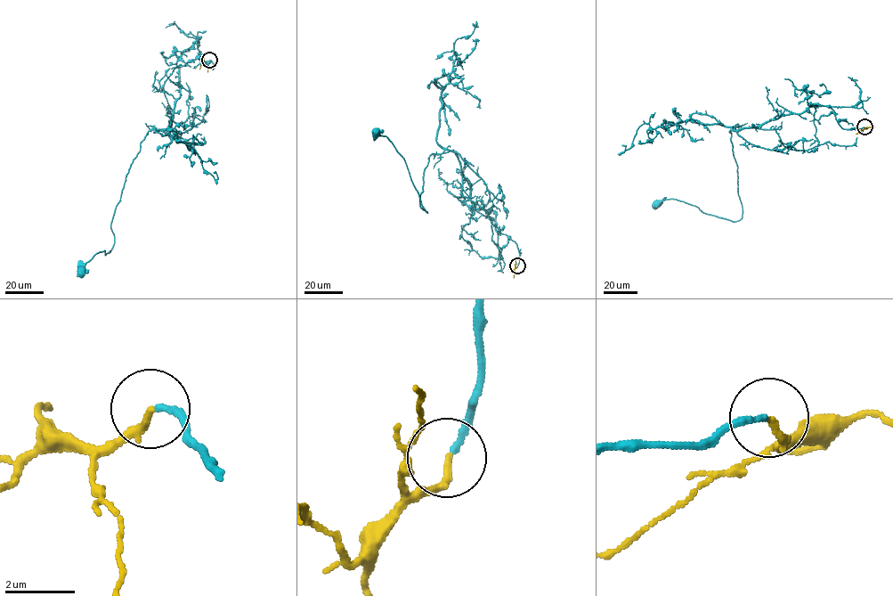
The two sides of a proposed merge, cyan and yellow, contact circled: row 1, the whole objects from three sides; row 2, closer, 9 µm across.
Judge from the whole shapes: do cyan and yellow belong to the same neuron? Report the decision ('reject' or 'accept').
accept

